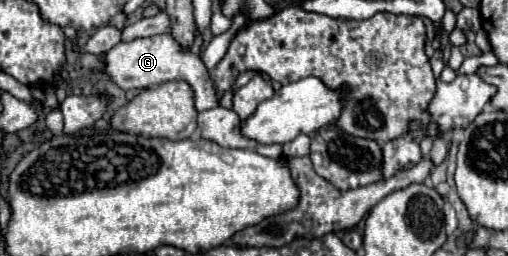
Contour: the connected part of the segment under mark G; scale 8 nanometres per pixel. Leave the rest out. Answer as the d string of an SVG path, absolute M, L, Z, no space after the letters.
M172 33L146 37L146 39L134 39L128 43L120 41L116 47L112 47L104 55L104 59L106 59L106 73L124 91L146 89L146 87L160 85L166 81L188 81L194 89L194 101L196 101L198 111L212 109L218 105L218 99L214 95L214 87L210 85L210 79L208 79L208 69L204 67L202 59L198 55L194 55L190 49L182 47L174 39Z

